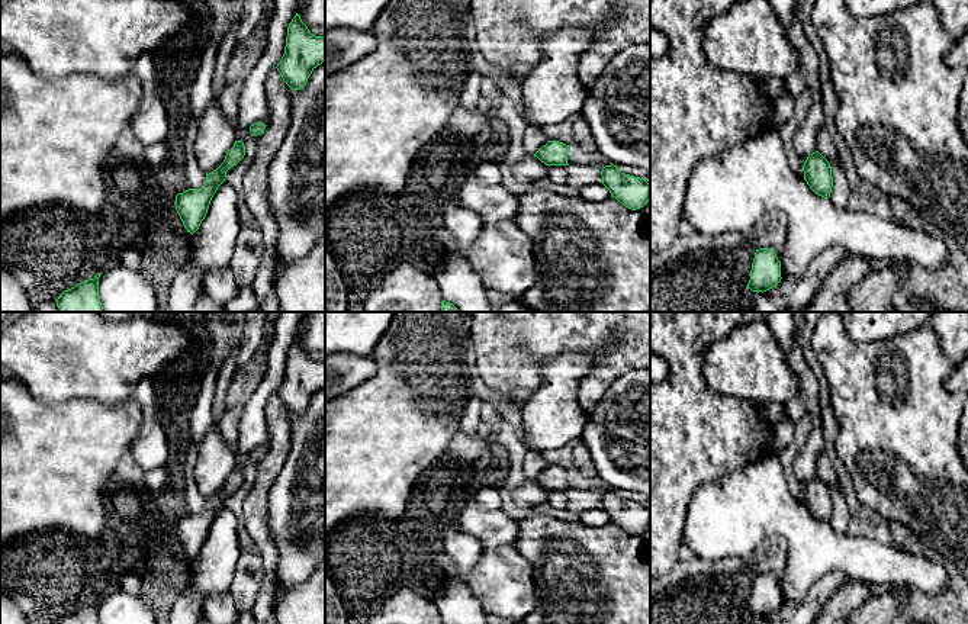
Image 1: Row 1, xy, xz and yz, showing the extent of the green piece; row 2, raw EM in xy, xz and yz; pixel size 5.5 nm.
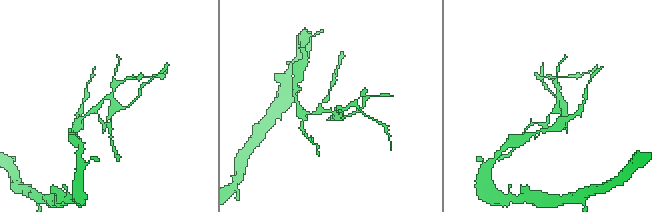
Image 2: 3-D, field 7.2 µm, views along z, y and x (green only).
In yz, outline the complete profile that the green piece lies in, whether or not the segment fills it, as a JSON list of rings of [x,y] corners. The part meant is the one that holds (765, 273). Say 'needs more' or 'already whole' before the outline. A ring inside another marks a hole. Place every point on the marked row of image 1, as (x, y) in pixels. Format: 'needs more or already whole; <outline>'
already whole; [[[759,248],[750,270],[747,289],[752,292],[766,292],[781,282],[781,261],[772,248]]]

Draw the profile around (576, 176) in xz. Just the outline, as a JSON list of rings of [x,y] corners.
[[[594,164],[550,165],[547,170],[547,177],[553,183],[570,184],[573,187],[602,183],[601,171]]]

